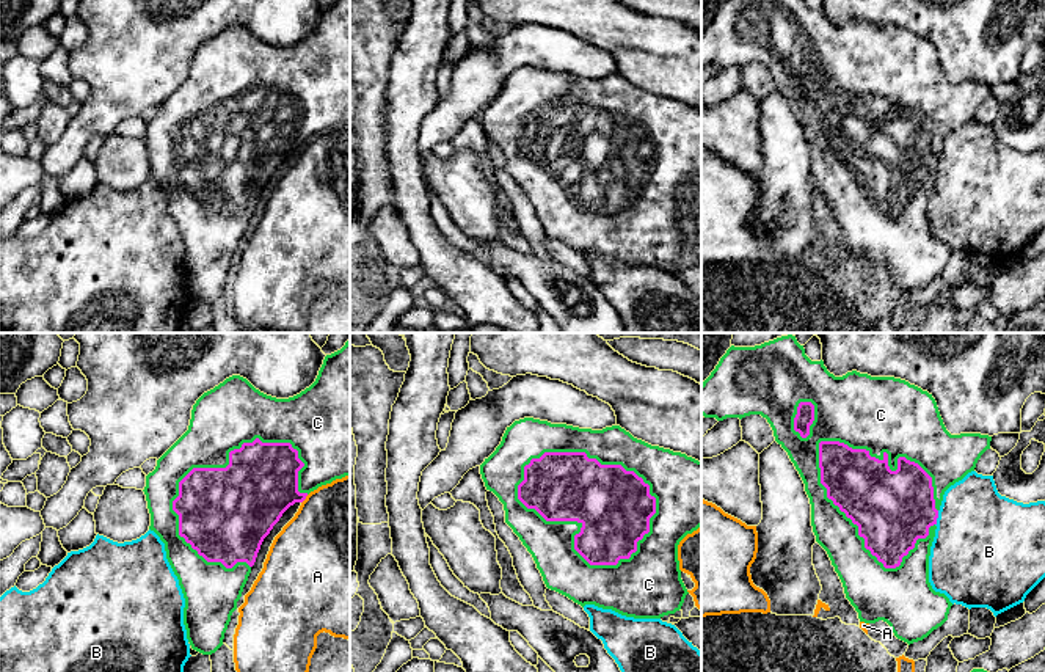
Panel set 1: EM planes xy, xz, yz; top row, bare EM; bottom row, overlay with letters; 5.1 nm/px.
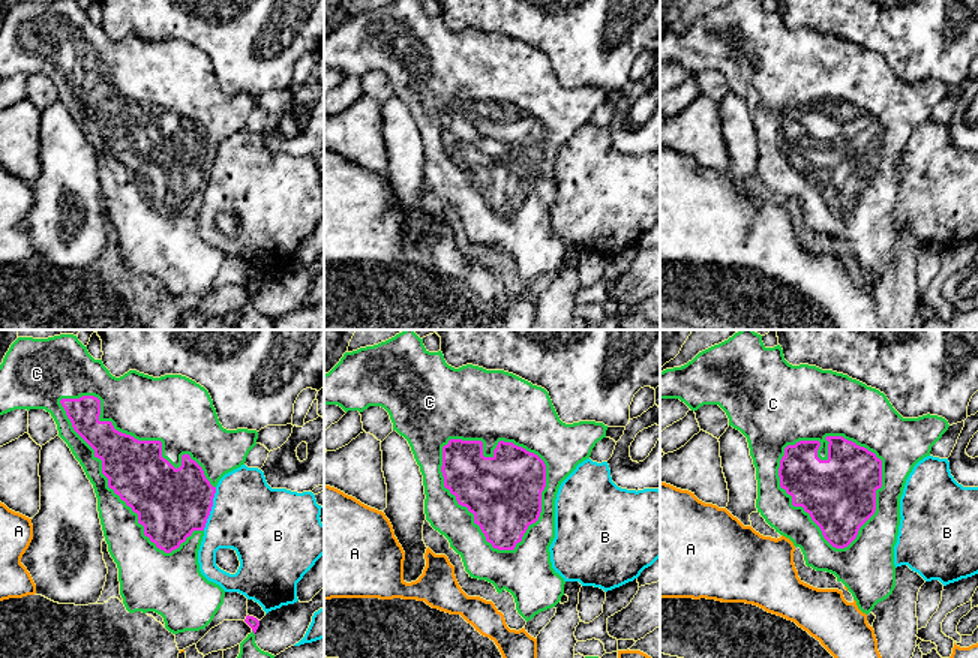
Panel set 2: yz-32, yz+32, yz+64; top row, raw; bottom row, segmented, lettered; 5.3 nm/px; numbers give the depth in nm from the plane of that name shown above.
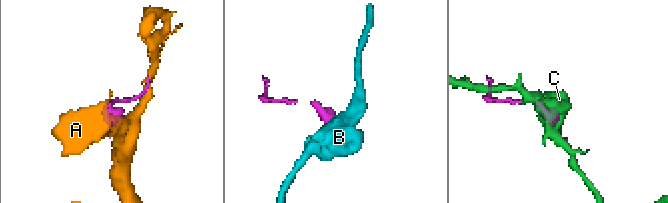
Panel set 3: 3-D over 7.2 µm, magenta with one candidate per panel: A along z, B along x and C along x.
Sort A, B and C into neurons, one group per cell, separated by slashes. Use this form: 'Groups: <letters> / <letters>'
Groups: A / B / C

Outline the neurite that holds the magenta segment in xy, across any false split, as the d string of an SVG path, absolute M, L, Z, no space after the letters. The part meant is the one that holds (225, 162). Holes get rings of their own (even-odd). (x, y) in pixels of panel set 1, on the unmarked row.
M350 0L326 3L315 30L289 47L267 44L246 27L232 24L196 49L188 79L157 108L155 118L146 124L146 135L143 138L151 162L149 177L165 192L166 207L179 228L185 247L184 273L193 298L212 303L223 294L231 264L237 257L237 250L242 245L260 193L282 162L295 151L303 151L311 140L345 124L350 124Z

